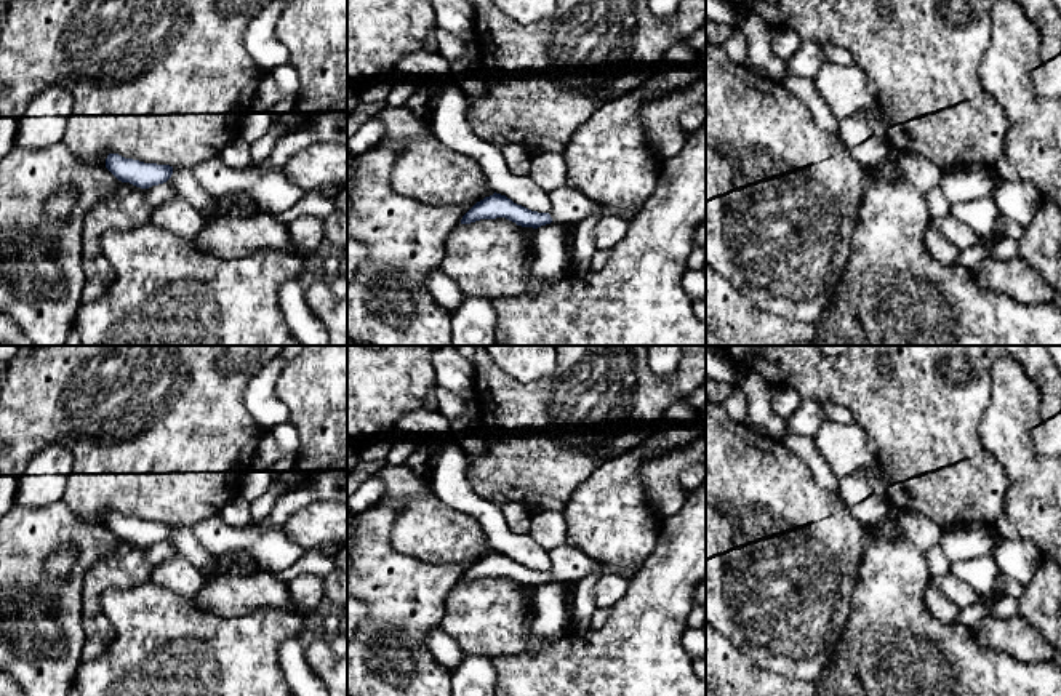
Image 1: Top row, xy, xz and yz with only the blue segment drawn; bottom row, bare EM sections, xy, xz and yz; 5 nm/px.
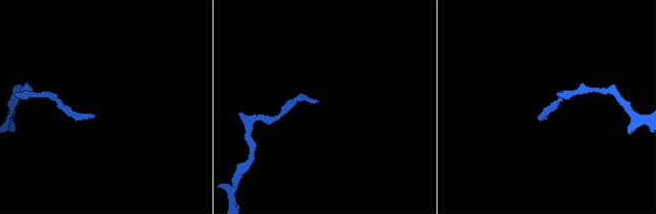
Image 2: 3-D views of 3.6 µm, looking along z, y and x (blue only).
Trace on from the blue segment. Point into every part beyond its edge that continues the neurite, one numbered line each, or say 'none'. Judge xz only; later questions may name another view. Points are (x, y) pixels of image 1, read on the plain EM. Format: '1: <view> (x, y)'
1: xz (567, 564)

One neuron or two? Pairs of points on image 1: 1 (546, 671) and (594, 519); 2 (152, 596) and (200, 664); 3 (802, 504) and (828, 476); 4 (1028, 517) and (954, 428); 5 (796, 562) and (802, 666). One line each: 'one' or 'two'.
1: two
2: one
3: two
4: two
5: one

